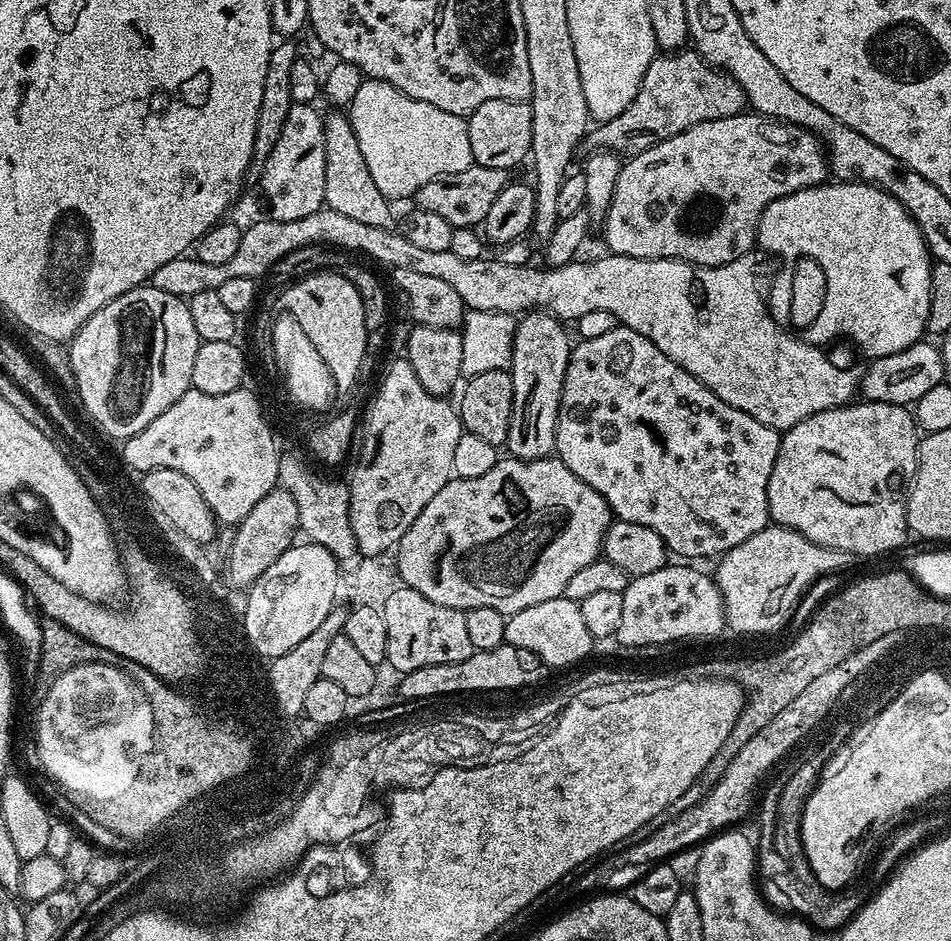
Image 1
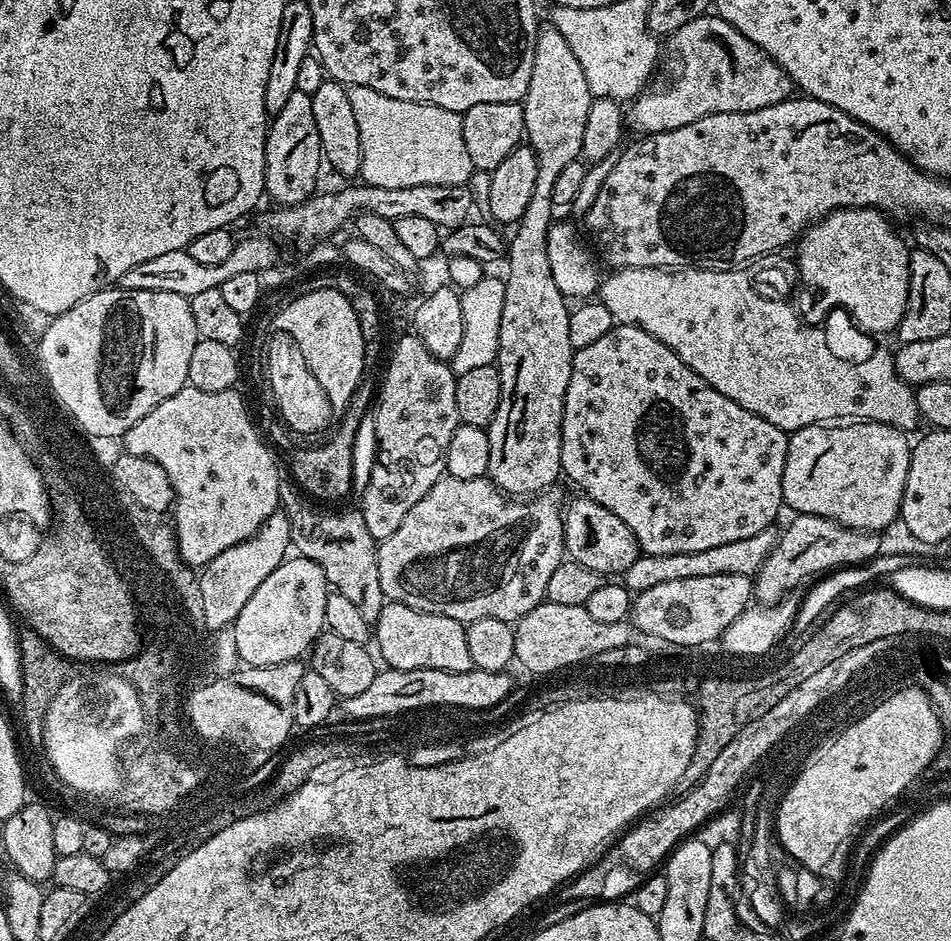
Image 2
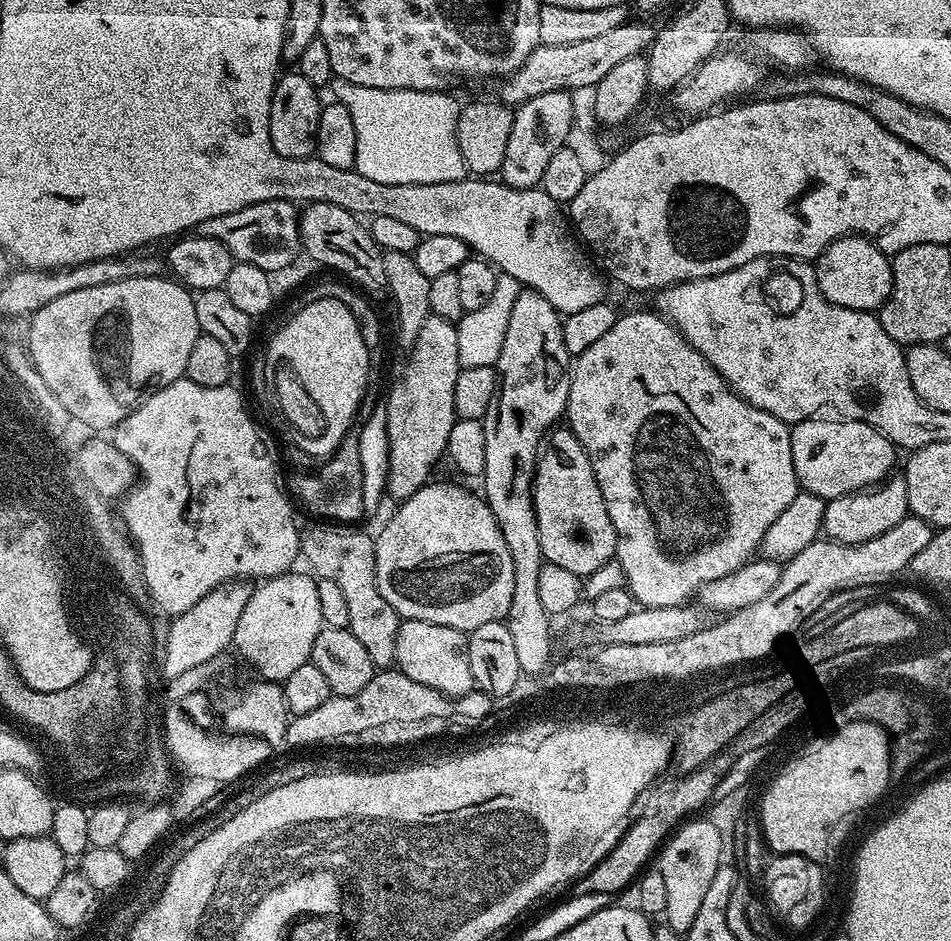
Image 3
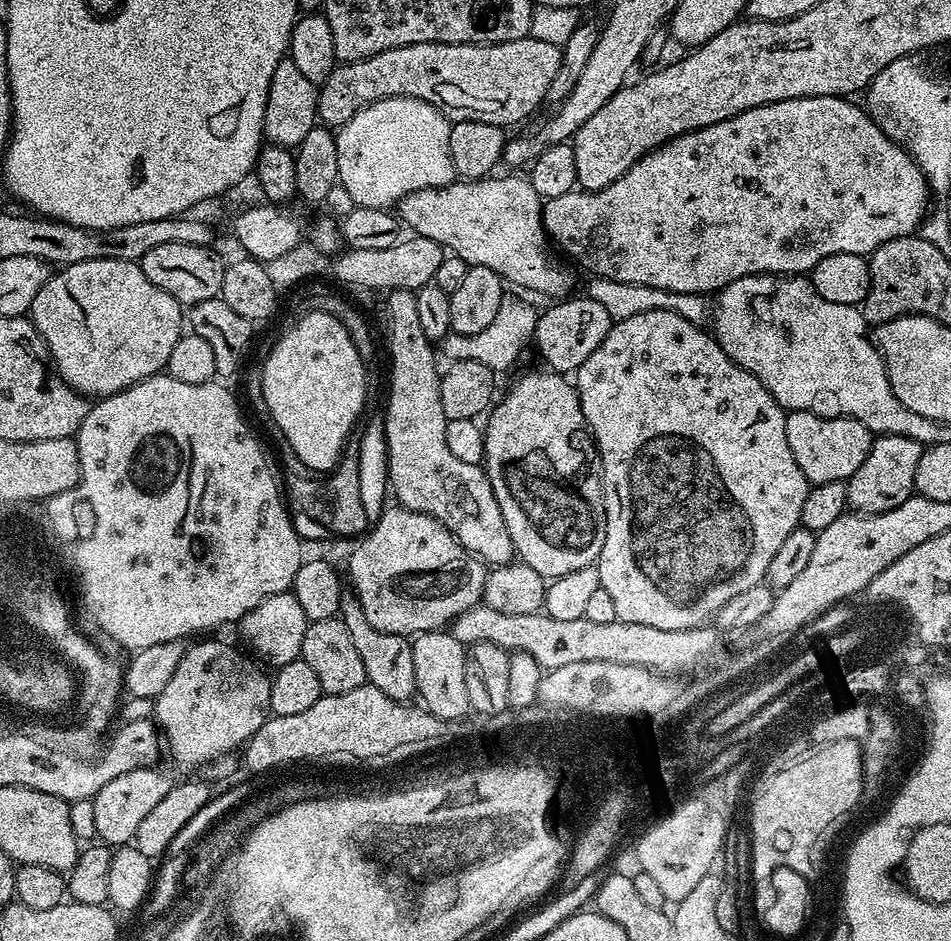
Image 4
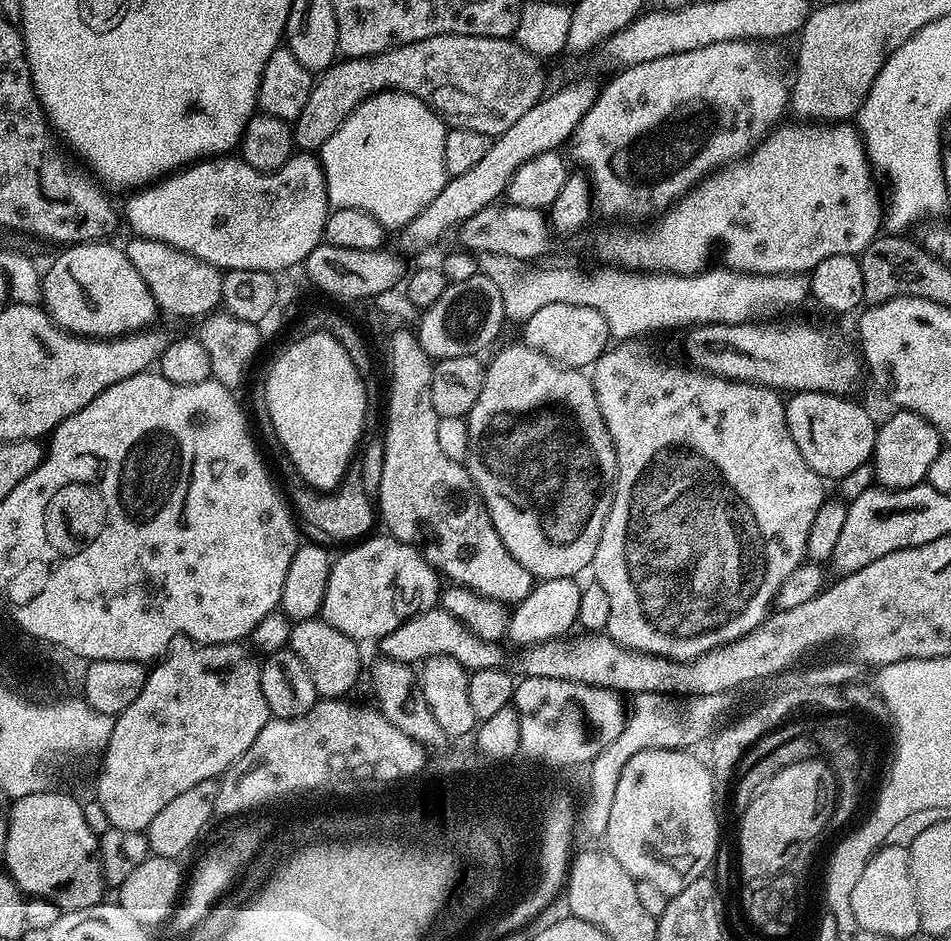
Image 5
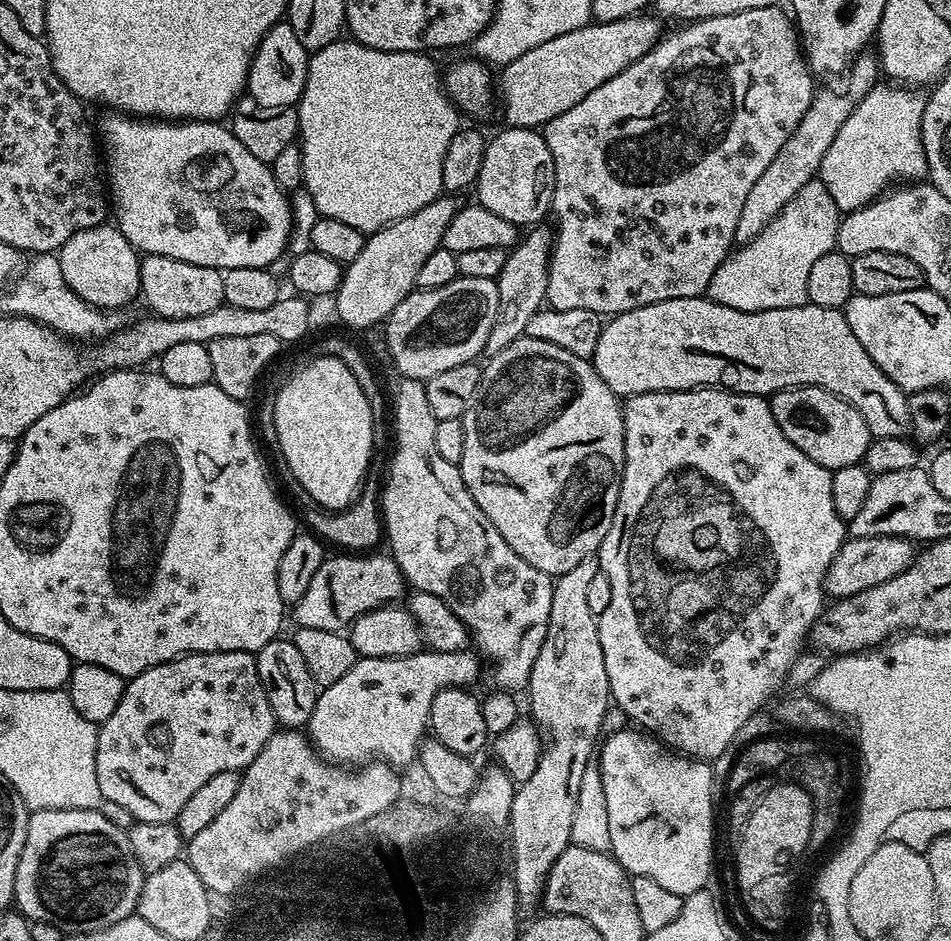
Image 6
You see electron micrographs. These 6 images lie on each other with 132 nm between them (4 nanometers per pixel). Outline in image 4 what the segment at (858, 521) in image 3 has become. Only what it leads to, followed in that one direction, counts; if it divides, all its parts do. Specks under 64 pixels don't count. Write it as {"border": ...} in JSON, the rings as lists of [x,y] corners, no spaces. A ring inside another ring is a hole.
{"border":[[[902,434],[877,435],[872,441],[866,462],[862,462],[862,466],[858,466],[858,470],[854,470],[852,477],[846,481],[848,508],[873,516],[894,510],[894,506],[902,506],[902,502],[906,502],[916,492],[918,458],[922,458],[924,449],[925,445]]]}

